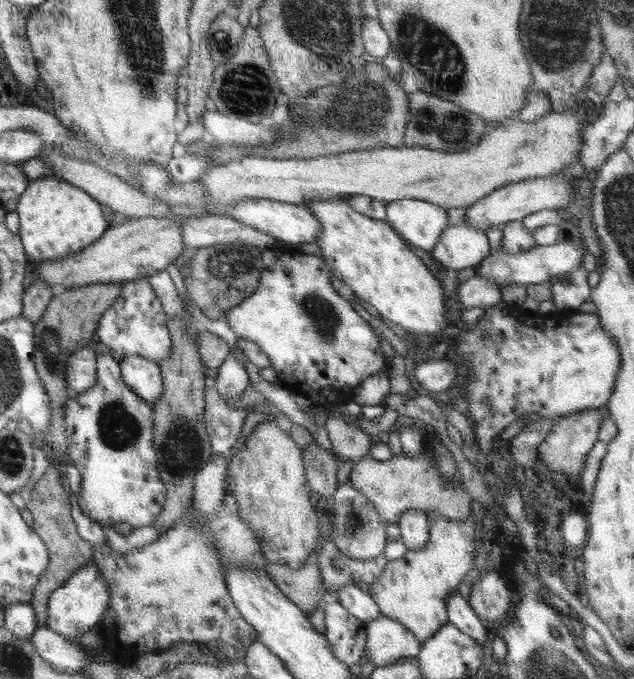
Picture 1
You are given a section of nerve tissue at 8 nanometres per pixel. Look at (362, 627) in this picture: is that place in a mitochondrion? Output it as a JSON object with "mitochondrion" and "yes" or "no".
{"mitochondrion":"no"}

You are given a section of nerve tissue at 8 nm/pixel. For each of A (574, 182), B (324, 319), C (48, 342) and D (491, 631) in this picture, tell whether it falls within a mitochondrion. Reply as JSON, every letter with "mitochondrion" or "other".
{"A":"other","B":"mitochondrion","C":"mitochondrion","D":"other"}

